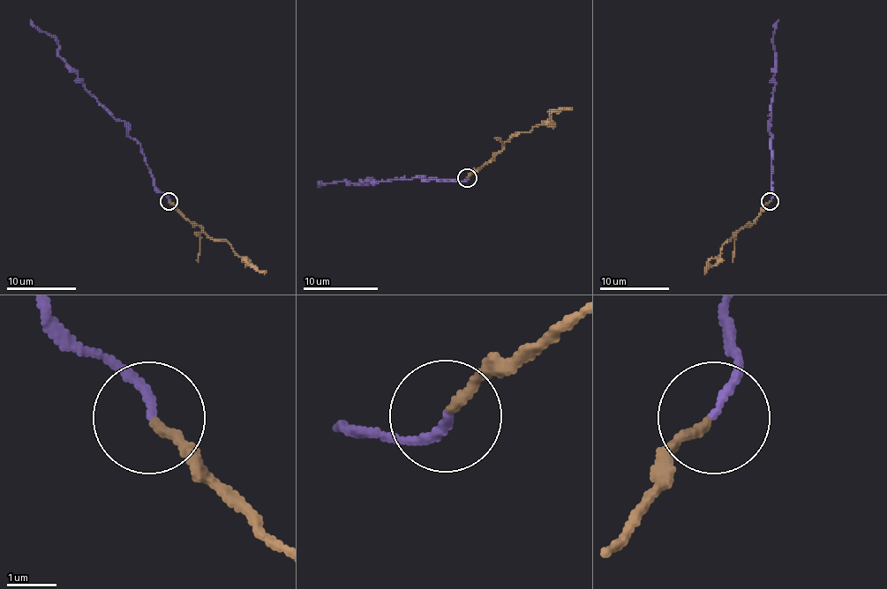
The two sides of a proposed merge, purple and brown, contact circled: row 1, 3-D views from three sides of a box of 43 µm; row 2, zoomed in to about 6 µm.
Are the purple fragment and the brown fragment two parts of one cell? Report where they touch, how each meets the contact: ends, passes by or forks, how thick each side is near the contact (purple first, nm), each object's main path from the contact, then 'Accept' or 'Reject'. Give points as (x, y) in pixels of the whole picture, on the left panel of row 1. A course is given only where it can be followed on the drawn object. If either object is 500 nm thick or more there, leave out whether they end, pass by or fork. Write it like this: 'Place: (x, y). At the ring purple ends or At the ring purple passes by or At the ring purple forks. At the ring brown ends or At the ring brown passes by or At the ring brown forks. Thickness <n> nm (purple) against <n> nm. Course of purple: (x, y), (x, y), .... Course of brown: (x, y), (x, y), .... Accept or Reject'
Place: (169, 201). At the ring purple ends. At the ring brown ends. Thickness 150 nm (purple) against 190 nm. Course of purple: (169, 201), (156, 187), (142, 148), (128, 135), (126, 124), (85, 87), (58, 55), (56, 41), (30, 19). Course of brown: (169, 203), (212, 239), (226, 241), (236, 253), (266, 272). Reject

